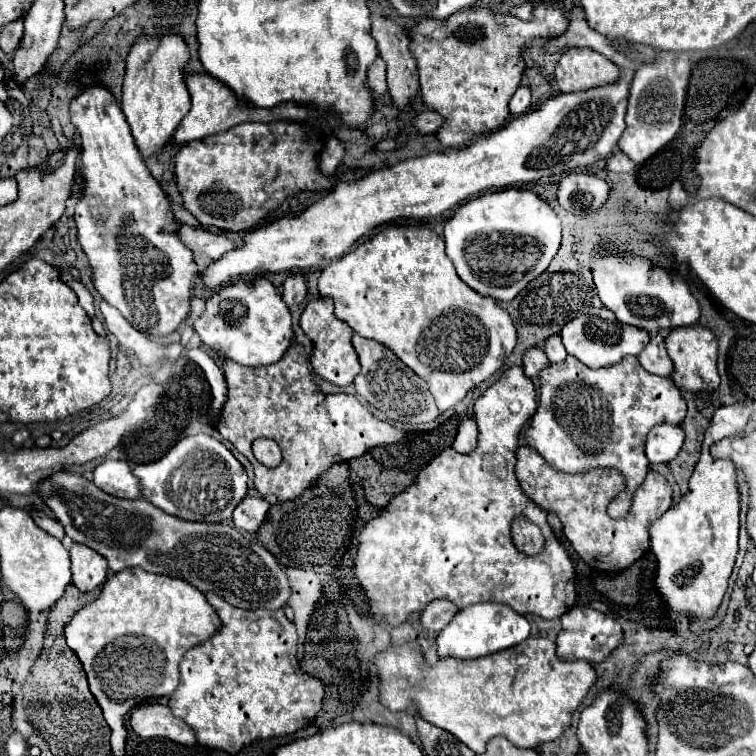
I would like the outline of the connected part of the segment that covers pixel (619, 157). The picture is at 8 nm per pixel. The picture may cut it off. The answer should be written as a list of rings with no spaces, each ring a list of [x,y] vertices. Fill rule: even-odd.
[[[616,150],[610,158],[608,158],[608,170],[612,172],[634,172],[636,170],[636,162],[632,162],[624,152]]]

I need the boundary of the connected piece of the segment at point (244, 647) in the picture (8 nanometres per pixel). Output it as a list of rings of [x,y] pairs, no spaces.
[[[208,592],[206,600],[216,608],[222,630],[212,640],[200,642],[184,654],[180,662],[180,684],[168,700],[172,714],[194,730],[198,744],[228,754],[236,754],[254,740],[286,736],[308,726],[322,708],[324,684],[300,668],[296,658],[296,628],[284,616],[284,610],[242,610],[214,596],[214,592]]]

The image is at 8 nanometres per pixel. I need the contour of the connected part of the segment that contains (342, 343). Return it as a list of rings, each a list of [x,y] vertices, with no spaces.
[[[322,296],[310,300],[306,304],[302,316],[300,316],[300,328],[314,344],[314,350],[312,350],[312,356],[310,356],[314,372],[322,380],[326,380],[326,382],[330,382],[334,386],[340,386],[340,388],[350,386],[354,382],[356,374],[360,372],[360,362],[358,362],[356,350],[354,350],[354,346],[350,342],[350,338],[352,338],[350,326],[334,316],[334,300],[322,298]]]

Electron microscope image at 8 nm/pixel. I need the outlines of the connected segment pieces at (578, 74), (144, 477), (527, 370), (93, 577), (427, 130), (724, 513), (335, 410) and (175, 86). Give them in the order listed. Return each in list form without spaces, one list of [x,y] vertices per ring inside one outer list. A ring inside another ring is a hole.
[[[568,48],[556,66],[556,82],[562,92],[590,90],[618,80],[620,68],[590,48]]]
[[[208,434],[182,438],[160,460],[134,466],[142,482],[142,494],[160,510],[196,522],[222,522],[232,518],[234,508],[246,498],[248,474],[234,454]]]
[[[530,348],[530,350],[526,352],[524,362],[522,362],[522,368],[524,368],[524,374],[526,374],[528,378],[536,378],[546,366],[550,366],[550,360],[548,360],[548,356],[546,356],[542,350]]]
[[[72,544],[70,560],[72,560],[72,584],[80,592],[92,592],[108,576],[106,560],[96,550],[84,544]]]
[[[430,110],[415,114],[414,117],[414,126],[422,134],[434,134],[438,130],[438,124],[440,122],[442,122],[442,118],[436,112],[430,112]]]
[[[702,450],[688,482],[688,492],[666,512],[666,516],[650,526],[650,550],[658,558],[656,588],[668,608],[668,626],[676,626],[682,616],[706,620],[714,616],[722,602],[738,552],[740,490],[736,472],[738,468],[734,462],[714,460]],[[692,480],[700,480],[704,484],[696,484]]]
[[[292,344],[292,348],[282,356],[280,362],[272,366],[262,368],[248,368],[240,366],[232,360],[224,362],[224,374],[228,382],[228,400],[220,412],[218,432],[234,444],[238,452],[242,452],[254,466],[254,486],[256,490],[266,496],[274,494],[280,502],[298,498],[326,468],[338,462],[348,462],[352,458],[362,456],[370,448],[376,446],[388,446],[388,444],[400,444],[400,440],[406,436],[404,430],[392,426],[390,422],[378,420],[374,414],[370,414],[356,396],[352,394],[322,394],[316,390],[316,384],[312,382],[310,370],[306,366],[304,348]],[[256,438],[272,438],[282,448],[282,464],[276,468],[268,468],[260,464],[252,454],[252,442]]]
[[[142,34],[128,54],[120,104],[144,158],[162,152],[170,142],[172,132],[190,110],[190,94],[186,88],[188,62],[190,50],[182,34],[166,34],[164,38],[158,34]]]

